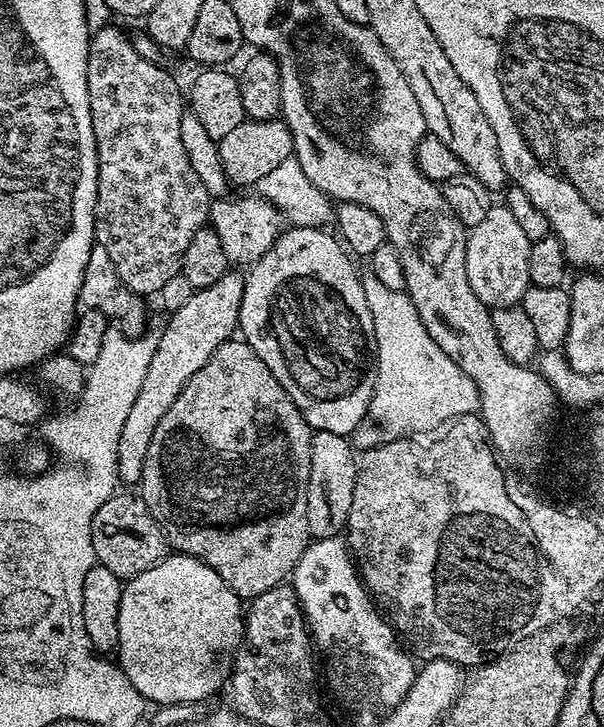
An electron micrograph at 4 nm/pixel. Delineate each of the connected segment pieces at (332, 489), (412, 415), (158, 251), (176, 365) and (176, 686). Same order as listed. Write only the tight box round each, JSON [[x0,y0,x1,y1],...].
[[306,431,358,540],[354,276,481,452],[88,26,210,298],[118,270,246,481],[118,554,246,705]]

